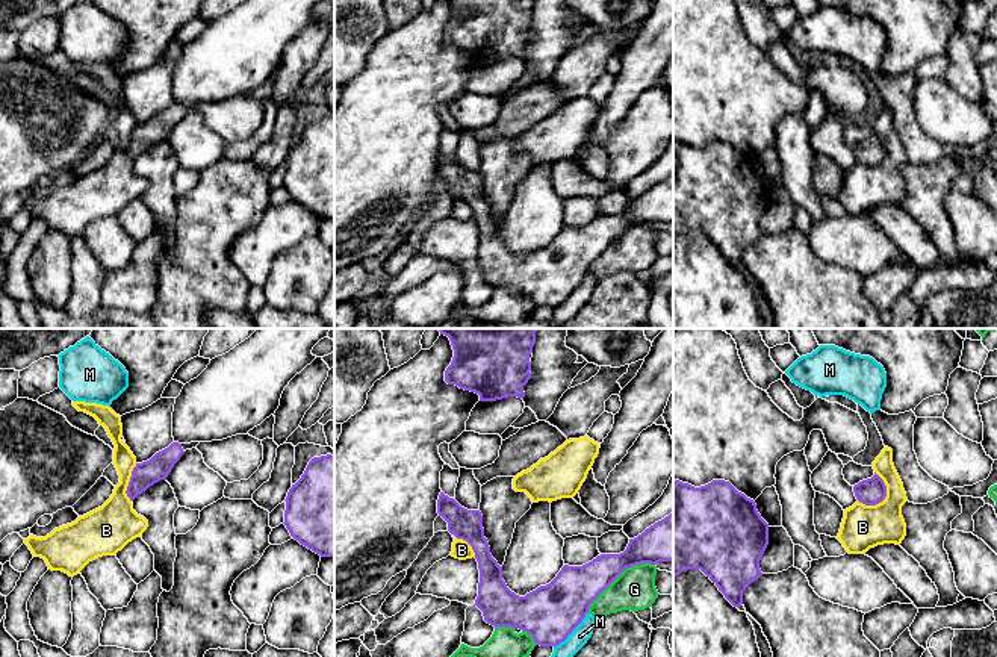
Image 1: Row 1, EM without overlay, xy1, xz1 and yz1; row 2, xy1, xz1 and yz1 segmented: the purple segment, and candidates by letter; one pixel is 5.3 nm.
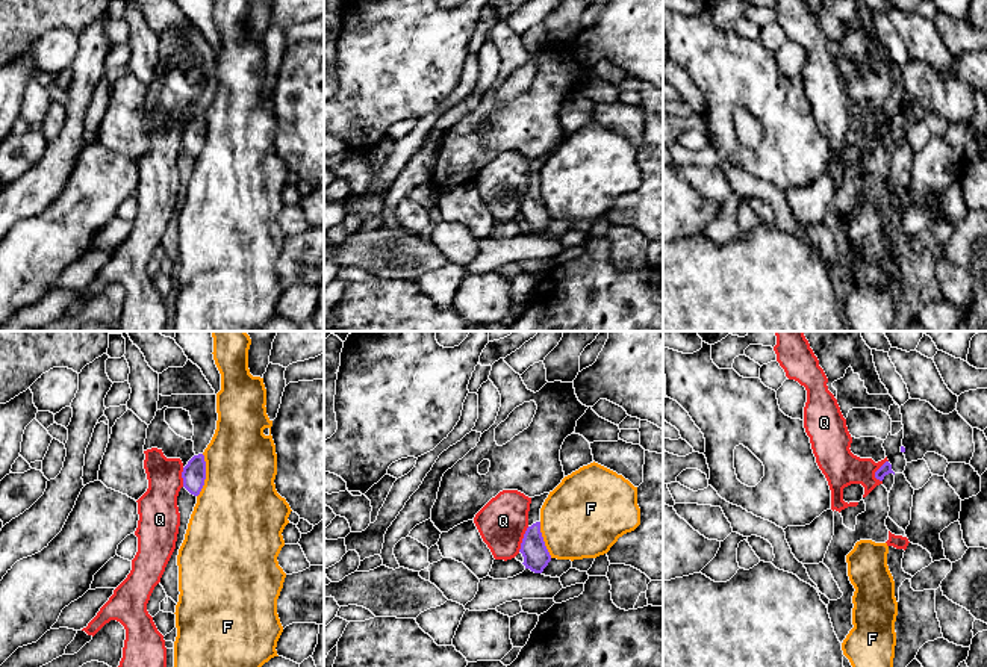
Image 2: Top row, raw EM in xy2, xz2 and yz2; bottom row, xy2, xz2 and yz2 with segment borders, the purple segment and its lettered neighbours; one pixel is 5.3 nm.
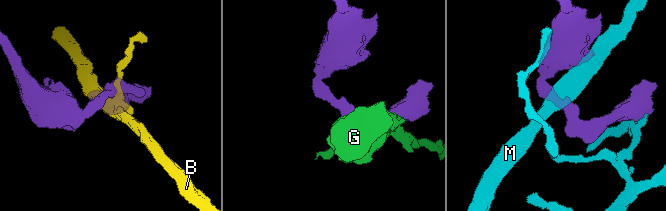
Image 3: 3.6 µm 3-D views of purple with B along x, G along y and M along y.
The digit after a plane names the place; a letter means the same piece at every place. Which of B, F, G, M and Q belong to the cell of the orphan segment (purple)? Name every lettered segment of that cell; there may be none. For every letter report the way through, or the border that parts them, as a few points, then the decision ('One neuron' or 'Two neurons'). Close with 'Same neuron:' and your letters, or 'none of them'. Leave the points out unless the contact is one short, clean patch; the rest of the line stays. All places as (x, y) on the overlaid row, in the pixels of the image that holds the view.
B: Boundary: yz1 (875, 471), (885, 486), (885, 497), (875, 504), (866, 506). Two neurons
F: Boundary: xy2 (203, 454), (205, 484), (197, 496). Two neurons
G: Two neurons
M: Two neurons
Q: Boundary: xz2 (529, 527), (518, 551). Two neurons
Same neuron: none of them

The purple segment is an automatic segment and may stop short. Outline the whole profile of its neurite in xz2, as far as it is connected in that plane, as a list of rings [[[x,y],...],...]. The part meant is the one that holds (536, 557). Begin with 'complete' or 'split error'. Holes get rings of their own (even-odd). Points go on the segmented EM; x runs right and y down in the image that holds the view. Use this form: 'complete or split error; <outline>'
split error; [[[550,493],[531,498],[530,511],[528,511],[528,528],[524,534],[519,552],[524,557],[525,569],[530,569],[534,573],[542,573],[543,569],[551,561],[551,555],[545,546],[542,532],[540,532],[540,508]]]

